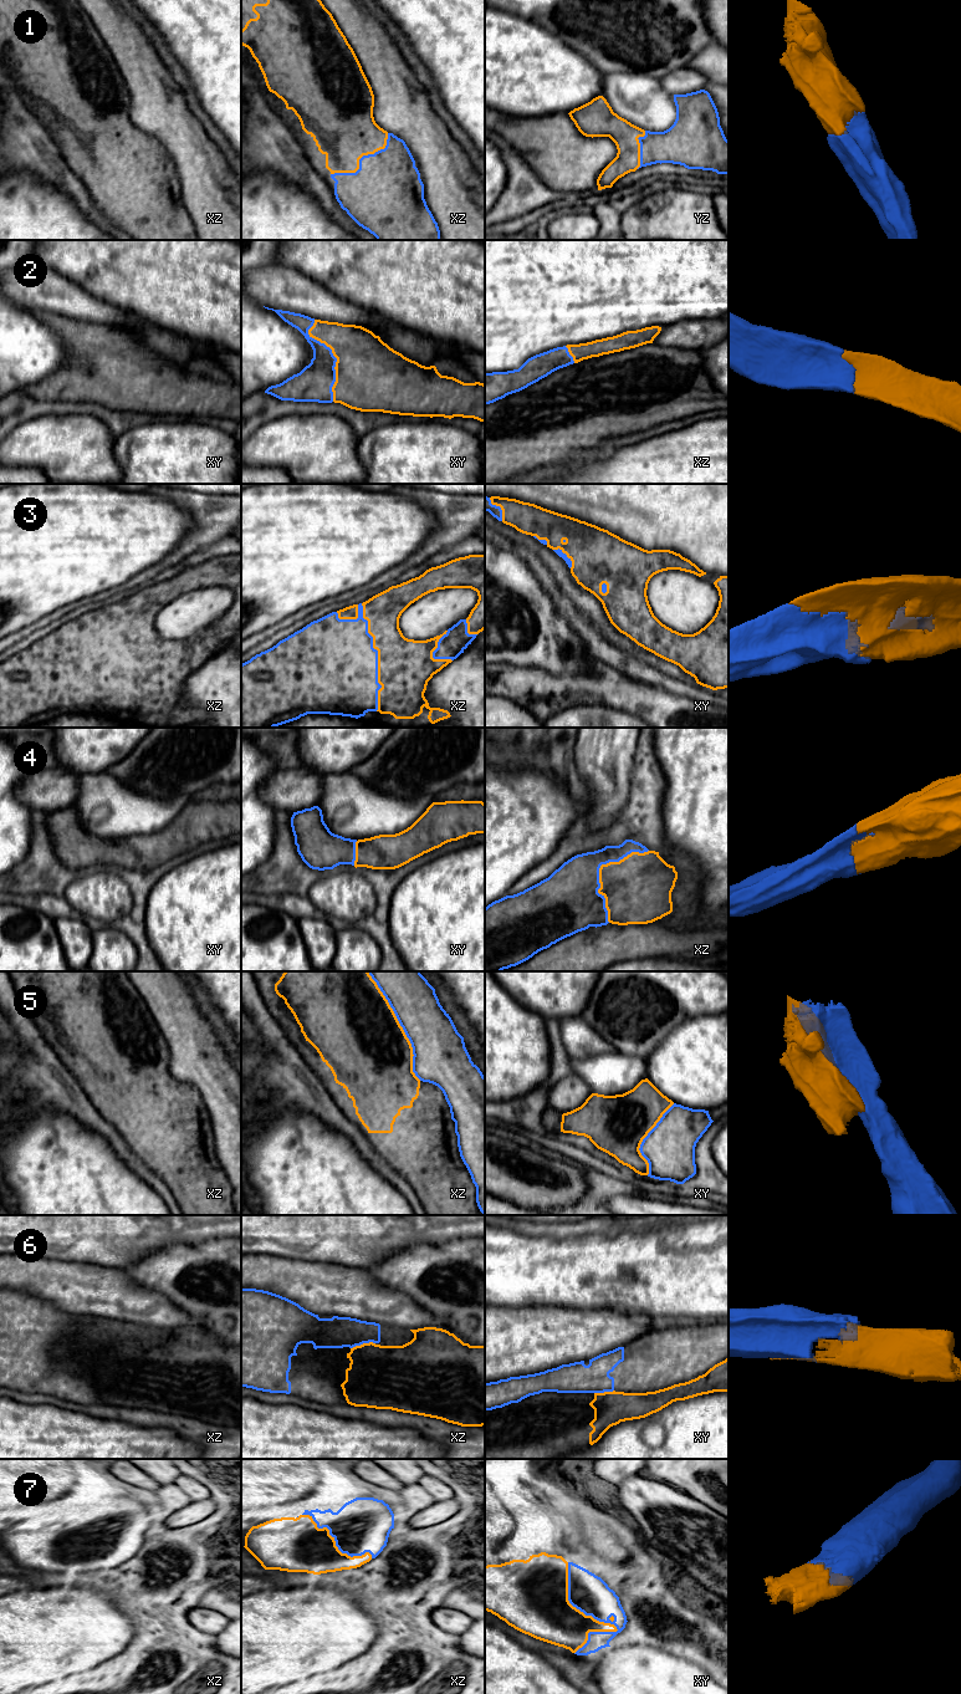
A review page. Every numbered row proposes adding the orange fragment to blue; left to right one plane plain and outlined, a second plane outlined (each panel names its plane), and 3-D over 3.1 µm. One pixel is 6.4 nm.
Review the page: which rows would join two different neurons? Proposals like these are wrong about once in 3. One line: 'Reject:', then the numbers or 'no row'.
Reject: 5, 6

